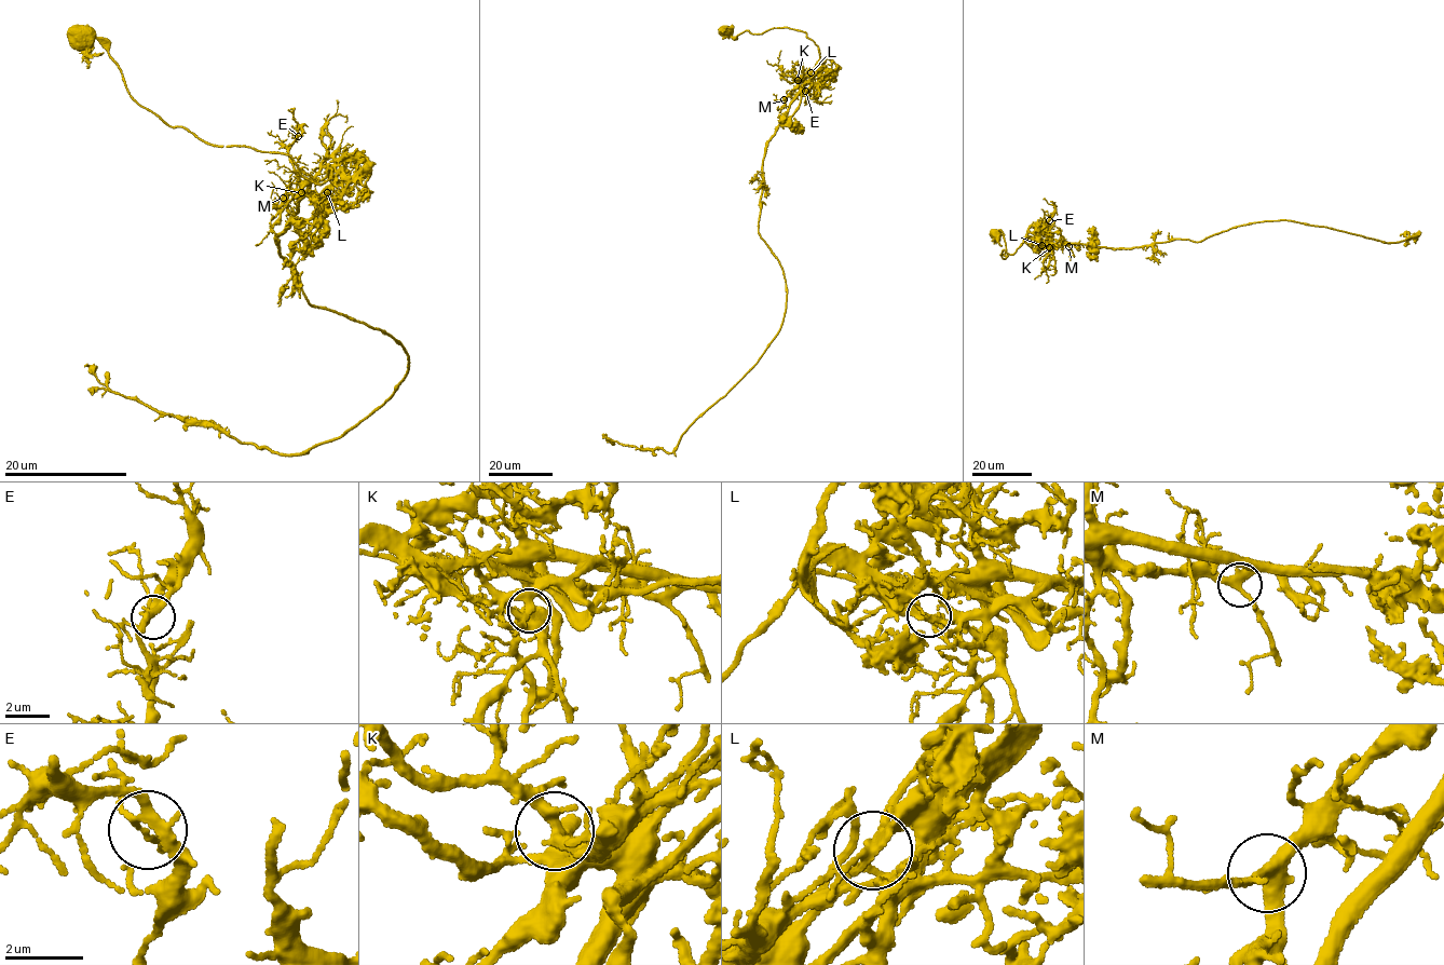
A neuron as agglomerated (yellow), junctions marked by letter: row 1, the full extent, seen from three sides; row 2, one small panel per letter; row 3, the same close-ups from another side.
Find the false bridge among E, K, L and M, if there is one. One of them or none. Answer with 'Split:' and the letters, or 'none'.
Split: L

